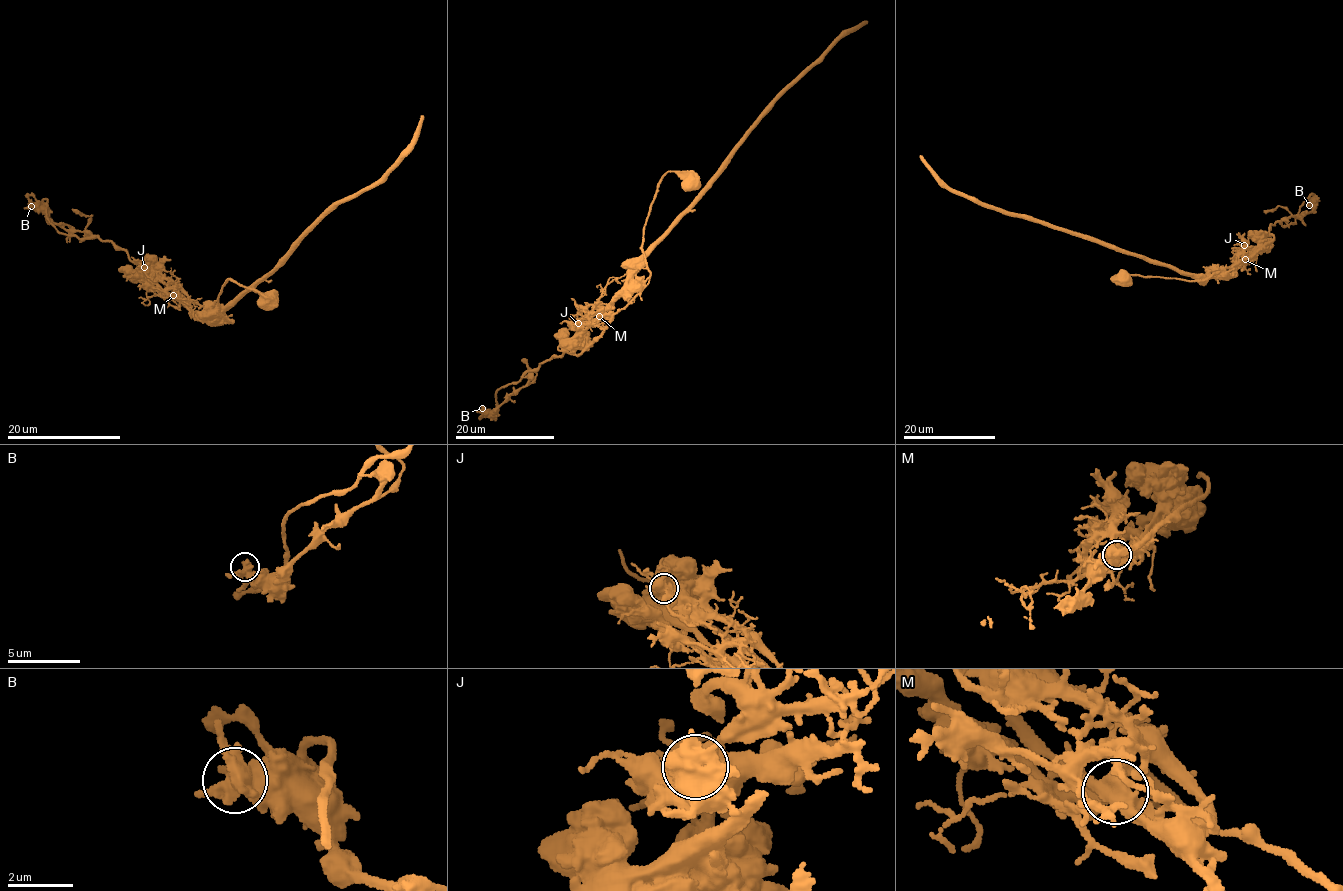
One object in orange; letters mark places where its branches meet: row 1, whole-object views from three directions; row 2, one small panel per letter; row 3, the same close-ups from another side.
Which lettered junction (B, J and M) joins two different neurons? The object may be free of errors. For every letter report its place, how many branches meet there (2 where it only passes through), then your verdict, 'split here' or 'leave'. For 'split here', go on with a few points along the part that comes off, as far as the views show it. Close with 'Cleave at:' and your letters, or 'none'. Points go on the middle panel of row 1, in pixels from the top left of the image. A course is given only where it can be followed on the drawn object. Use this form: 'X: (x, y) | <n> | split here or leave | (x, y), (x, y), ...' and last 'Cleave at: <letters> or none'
B: (482, 408) | 4 | leave
J: (578, 323) | 5 | leave
M: (599, 316) | 5 | split here | (599, 316), (625, 308), (650, 274), (642, 251), (643, 227), (660, 180), (667, 172), (681, 172), (698, 185)
Cleave at: M

